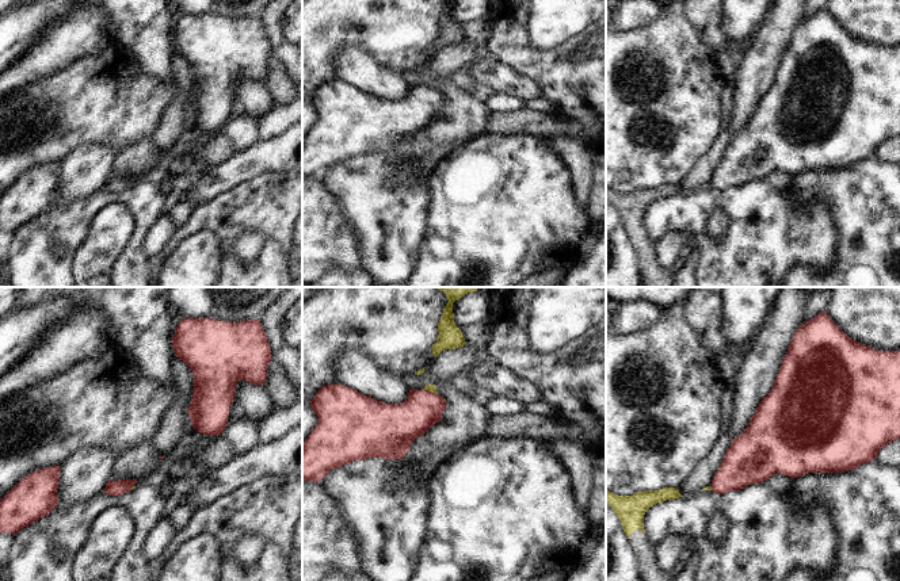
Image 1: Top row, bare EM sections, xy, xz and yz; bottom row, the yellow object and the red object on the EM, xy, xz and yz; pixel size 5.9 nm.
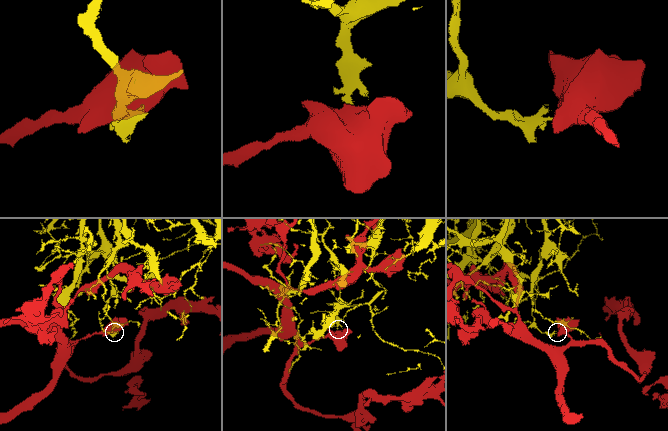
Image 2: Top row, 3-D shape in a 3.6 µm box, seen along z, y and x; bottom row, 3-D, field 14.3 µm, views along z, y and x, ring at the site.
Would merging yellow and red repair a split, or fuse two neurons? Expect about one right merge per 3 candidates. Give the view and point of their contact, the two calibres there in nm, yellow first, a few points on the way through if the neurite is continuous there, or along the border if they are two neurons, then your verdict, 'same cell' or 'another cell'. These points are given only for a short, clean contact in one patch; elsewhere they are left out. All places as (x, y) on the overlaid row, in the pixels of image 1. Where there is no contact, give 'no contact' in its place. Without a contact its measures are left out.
contact xz (430, 390); calibres 50 and 240 nm; another cell

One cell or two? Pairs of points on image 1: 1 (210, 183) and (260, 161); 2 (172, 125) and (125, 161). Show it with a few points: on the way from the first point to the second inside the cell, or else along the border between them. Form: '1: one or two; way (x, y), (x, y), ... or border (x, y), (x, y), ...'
1: one; way (222, 178), (248, 164)
2: two; border (149, 138), (159, 151)

